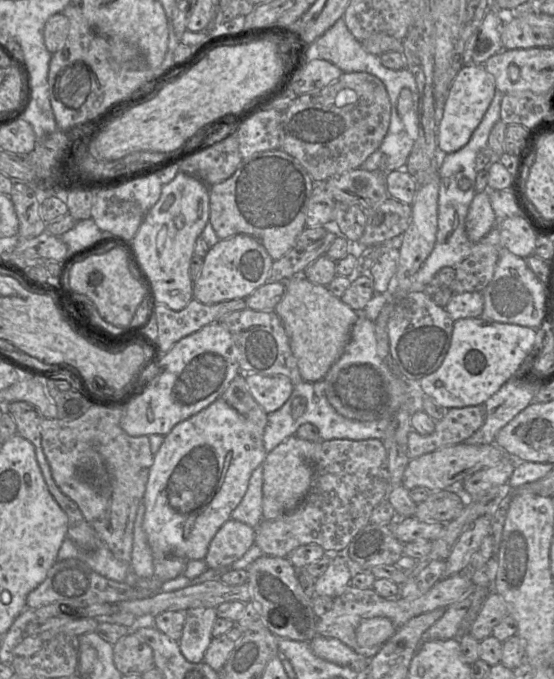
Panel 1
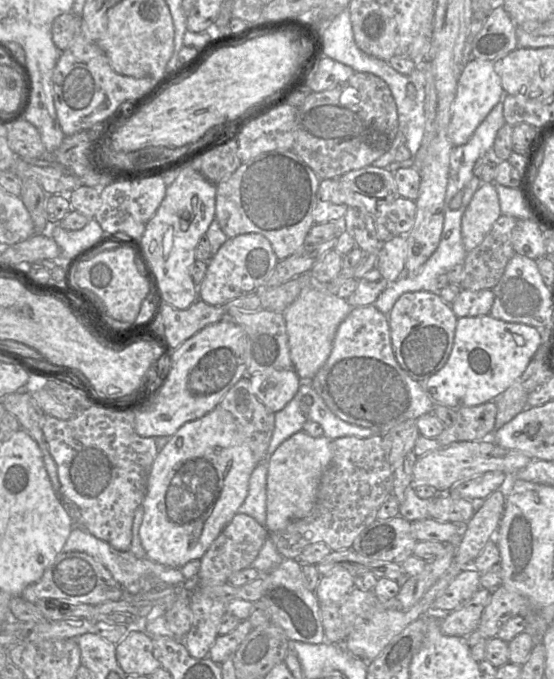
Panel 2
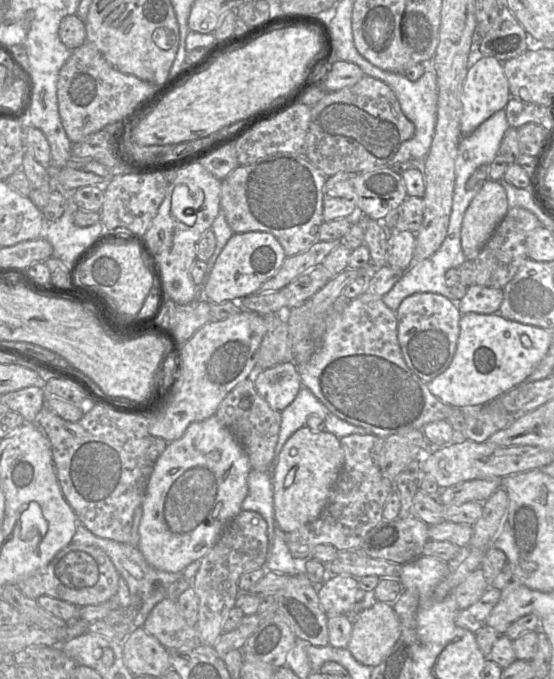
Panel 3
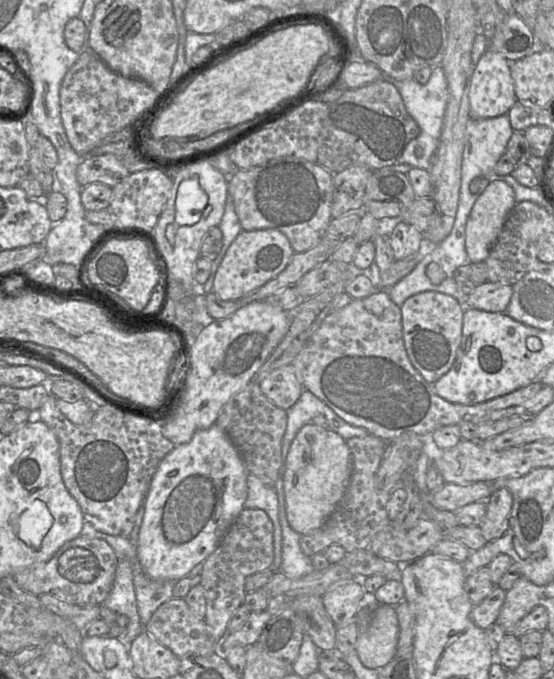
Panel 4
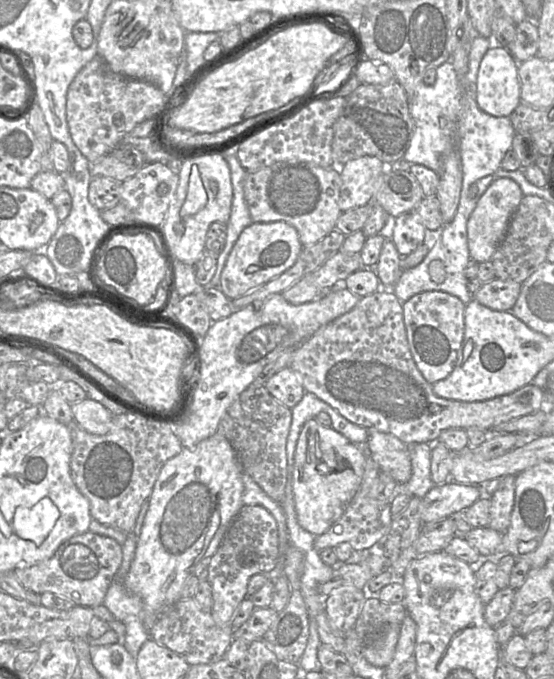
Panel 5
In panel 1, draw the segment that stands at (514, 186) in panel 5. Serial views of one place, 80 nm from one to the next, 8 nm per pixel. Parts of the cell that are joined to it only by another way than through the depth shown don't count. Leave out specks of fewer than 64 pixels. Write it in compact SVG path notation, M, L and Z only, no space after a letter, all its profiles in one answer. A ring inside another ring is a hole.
M486 192L476 193L465 219L465 231L468 239L478 243L497 224L497 218Z

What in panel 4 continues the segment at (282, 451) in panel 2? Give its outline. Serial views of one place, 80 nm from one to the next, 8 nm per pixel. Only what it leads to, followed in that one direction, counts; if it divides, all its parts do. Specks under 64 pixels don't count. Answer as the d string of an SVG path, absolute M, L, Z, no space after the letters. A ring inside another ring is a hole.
M312 423L304 425L288 450L283 476L286 516L291 528L301 535L320 528L341 501L351 470L351 452L340 435Z

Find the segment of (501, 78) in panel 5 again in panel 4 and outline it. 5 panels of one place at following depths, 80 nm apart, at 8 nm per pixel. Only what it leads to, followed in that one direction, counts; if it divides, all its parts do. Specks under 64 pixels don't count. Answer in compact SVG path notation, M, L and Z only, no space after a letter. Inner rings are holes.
M488 49L471 75L470 118L484 119L507 114L515 102L510 62L502 54Z

